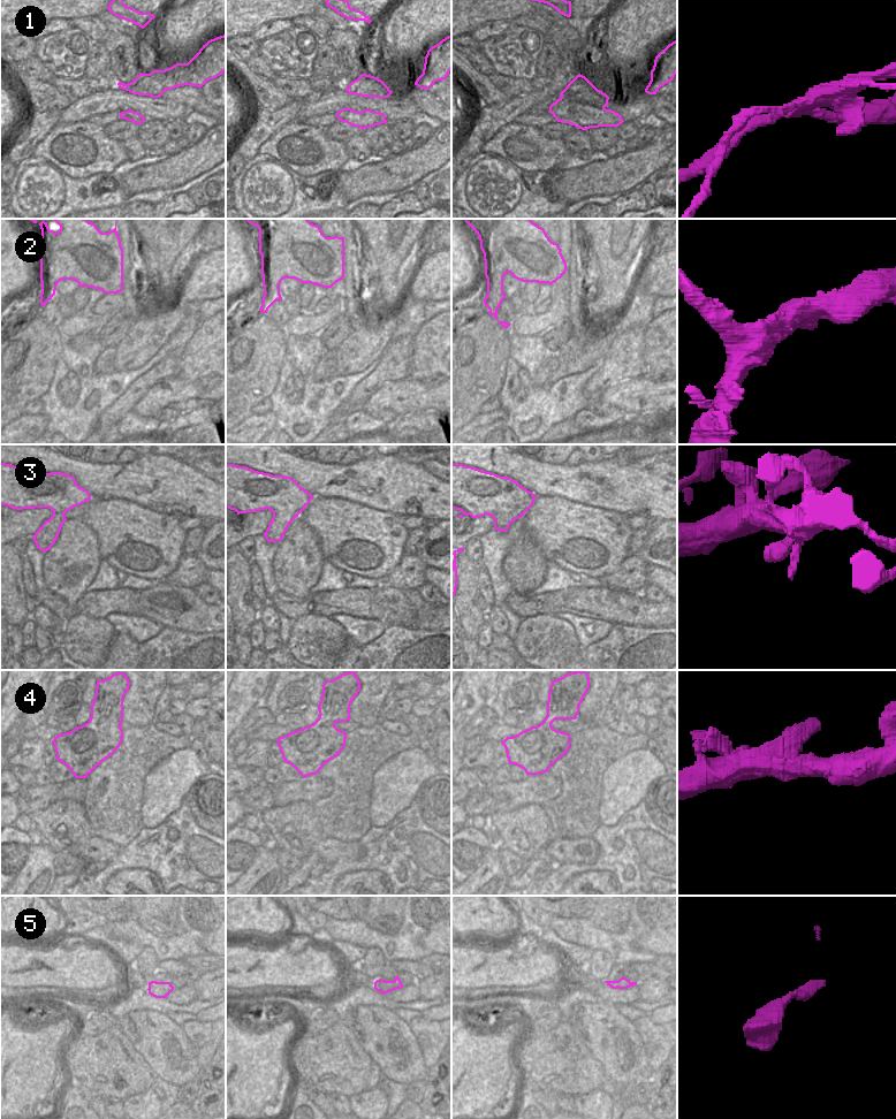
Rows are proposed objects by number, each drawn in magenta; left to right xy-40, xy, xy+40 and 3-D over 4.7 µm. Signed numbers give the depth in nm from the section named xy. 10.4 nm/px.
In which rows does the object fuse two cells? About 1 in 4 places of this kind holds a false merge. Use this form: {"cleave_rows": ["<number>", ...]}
{"cleave_rows": ["1"]}

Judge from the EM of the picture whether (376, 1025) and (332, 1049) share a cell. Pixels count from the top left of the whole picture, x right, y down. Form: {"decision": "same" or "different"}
{"decision": "different"}

